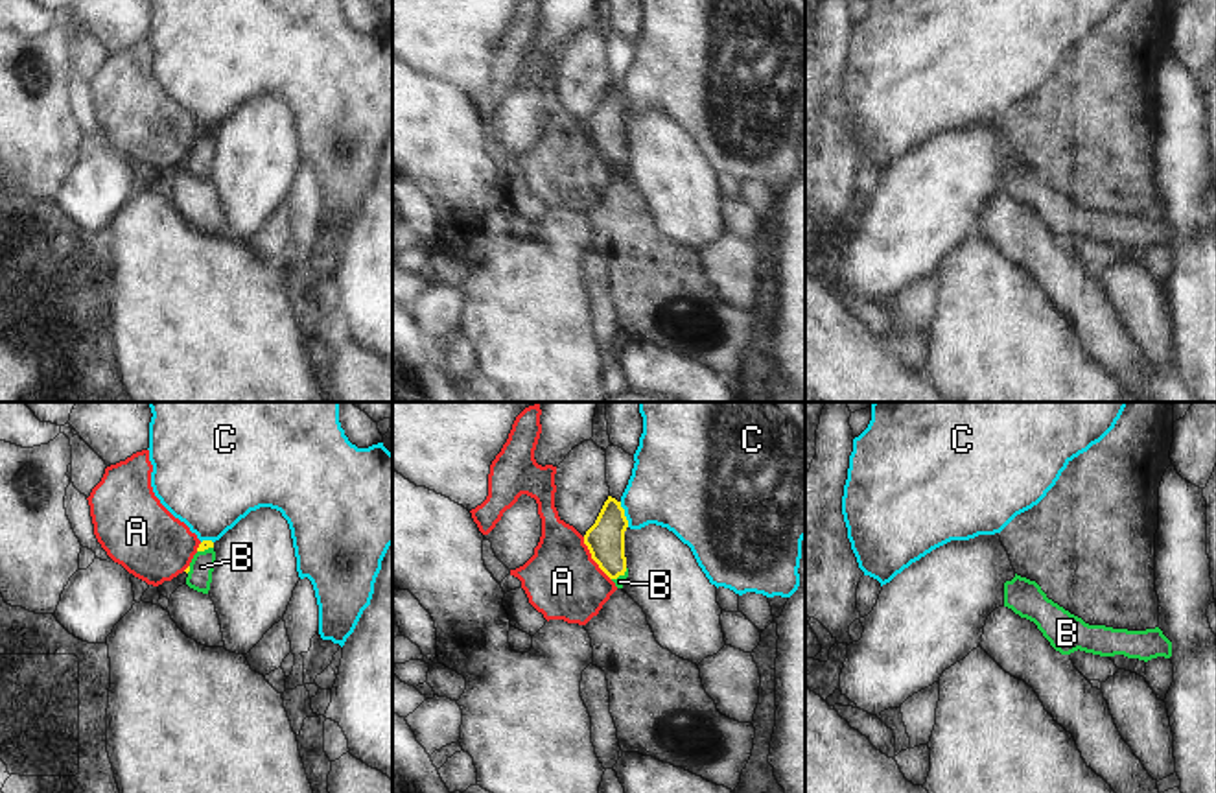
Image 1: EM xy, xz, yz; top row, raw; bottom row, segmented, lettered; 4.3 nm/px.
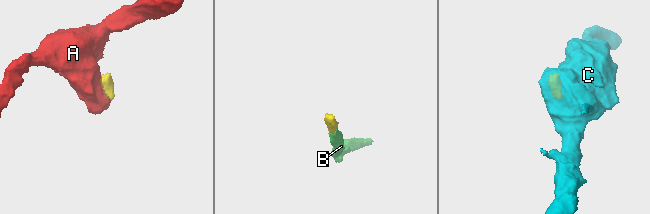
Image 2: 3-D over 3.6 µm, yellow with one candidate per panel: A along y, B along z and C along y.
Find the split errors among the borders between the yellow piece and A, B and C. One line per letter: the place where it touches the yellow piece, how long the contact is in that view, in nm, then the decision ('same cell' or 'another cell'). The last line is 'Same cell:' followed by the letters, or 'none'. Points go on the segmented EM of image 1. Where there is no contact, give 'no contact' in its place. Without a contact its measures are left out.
A: contact xz (592, 557); length 220 nm; another cell
B: contact xz (619, 574); length 90 nm; same cell
C: contact xz (623, 515); length 120 nm; another cell
Same cell: B

